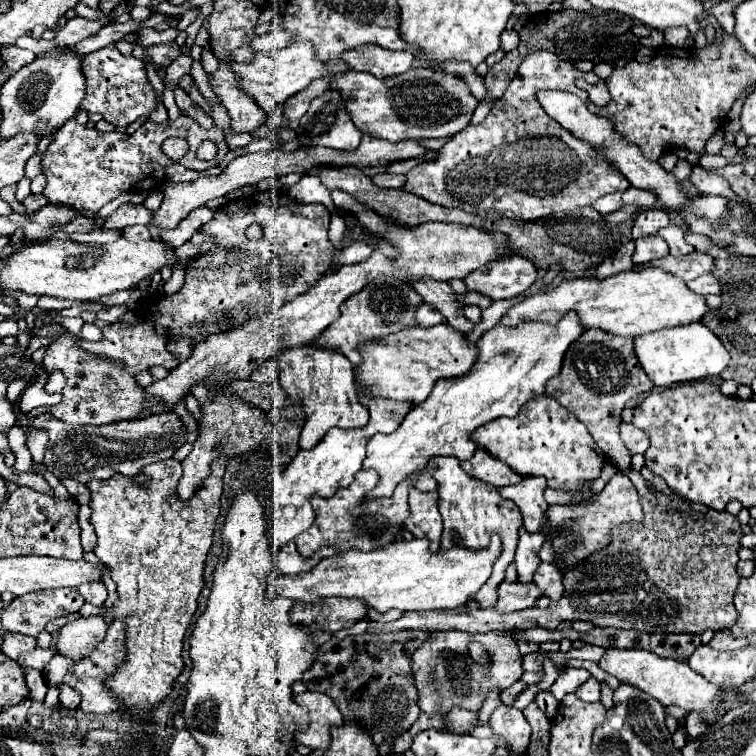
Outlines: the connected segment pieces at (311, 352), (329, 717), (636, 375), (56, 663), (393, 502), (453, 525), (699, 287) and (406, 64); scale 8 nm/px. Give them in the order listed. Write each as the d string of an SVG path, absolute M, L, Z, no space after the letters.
M296 346L288 348L278 354L278 368L280 368L280 386L288 396L288 404L282 408L270 408L268 420L280 422L282 418L296 420L304 418L304 426L300 432L300 448L310 450L316 442L322 440L322 436L330 428L364 428L368 424L368 410L358 402L356 388L354 388L354 366L348 362L348 358L336 350L322 350L322 348L310 348L310 346Z
M304 692L304 694L296 694L294 696L296 704L302 704L308 708L308 716L310 716L310 728L302 734L296 734L296 742L304 744L312 750L318 748L328 748L330 744L330 728L332 726L340 726L344 720L340 716L340 710L336 708L336 704L320 694L320 692Z
M586 330L566 350L562 370L546 384L546 394L568 408L582 424L586 424L598 448L608 458L616 460L622 474L628 474L626 470L630 466L632 454L628 454L618 434L618 426L622 422L620 414L628 400L650 392L652 388L654 384L648 380L646 372L636 360L634 338L620 338L604 330Z
M54 656L46 666L44 666L44 670L42 670L42 674L44 674L44 682L48 684L48 686L56 686L60 680L62 680L62 676L68 672L68 668L72 668L72 660L68 660L66 656Z
M360 470L356 474L354 482L348 488L340 488L334 496L330 496L330 498L314 496L310 502L316 512L316 522L294 540L294 544L298 546L298 552L308 558L320 546L334 546L340 550L350 550L350 548L374 550L384 544L390 544L394 540L394 536L398 536L402 522L410 516L408 492L414 488L412 486L414 478L416 476L410 476L408 480L404 480L390 498L362 502L366 498L366 494L370 492L370 488L374 488L378 484L378 474L374 470Z
M436 456L428 462L426 472L430 476L434 476L434 480L438 482L440 512L444 518L440 550L446 550L452 546L482 550L482 548L488 548L492 534L498 534L502 540L502 552L494 564L492 576L486 580L484 588L480 588L480 592L476 592L476 596L470 596L470 600L476 600L476 604L480 604L480 608L492 608L492 604L496 604L496 588L504 580L506 566L514 560L514 552L516 552L516 544L518 544L518 530L522 526L522 514L516 508L516 504L512 504L512 500L504 500L494 486L484 484L472 476L466 476L466 472L460 468L460 462L456 458Z
M704 274L704 276L696 278L696 280L690 280L688 288L692 292L696 292L696 294L702 294L702 296L718 294L720 292L720 286L718 286L718 282L716 282L716 278L712 274Z
M366 44L364 48L350 48L340 56L350 68L360 72L370 72L376 78L388 78L402 74L412 68L412 54L400 50L386 50L376 44Z

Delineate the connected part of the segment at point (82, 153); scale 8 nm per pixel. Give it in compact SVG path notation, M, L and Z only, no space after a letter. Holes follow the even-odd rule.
M178 116L174 122L152 122L146 120L134 134L118 134L118 132L98 132L78 124L74 118L68 120L50 142L48 150L42 154L42 172L46 176L46 188L42 194L50 204L66 202L74 208L82 208L84 202L86 212L98 212L104 204L130 190L156 190L164 184L164 168L172 164L172 160L162 152L162 142L166 138L184 138L190 144L188 154L178 160L182 166L190 170L208 170L218 166L218 162L226 156L228 144L224 140L224 132L220 126L204 130L196 120L188 116ZM210 138L218 146L218 154L214 160L200 160L196 156L198 146Z

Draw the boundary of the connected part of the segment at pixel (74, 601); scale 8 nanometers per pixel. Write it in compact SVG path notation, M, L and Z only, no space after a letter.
M56 588L32 592L22 598L14 598L2 610L2 626L8 632L38 636L44 626L58 618L74 614L82 608L84 598L75 588Z

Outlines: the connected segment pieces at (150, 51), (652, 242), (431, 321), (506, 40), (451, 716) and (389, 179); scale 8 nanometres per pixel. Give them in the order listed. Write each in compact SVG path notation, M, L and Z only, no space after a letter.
M166 42L166 44L160 44L160 46L150 46L146 48L146 56L142 58L144 64L152 62L156 66L170 66L176 58L180 56L180 46L176 42Z
M648 236L636 240L636 252L634 252L634 264L644 264L654 258L662 258L668 254L668 244L660 240L660 236Z
M422 304L422 306L418 306L418 310L416 310L416 318L418 318L418 322L420 322L418 326L422 326L422 328L436 326L436 324L444 322L442 314L440 314L438 310L434 310L430 304Z
M504 30L502 32L502 40L500 40L500 50L502 52L512 52L512 50L516 50L518 48L518 34L514 32L514 30Z
M452 708L444 714L446 732L450 734L470 734L470 730L478 724L478 712L468 712L462 708Z
M376 174L376 176L372 176L372 180L374 180L374 184L378 186L378 188L402 188L402 184L404 184L404 176L400 176L400 174Z

